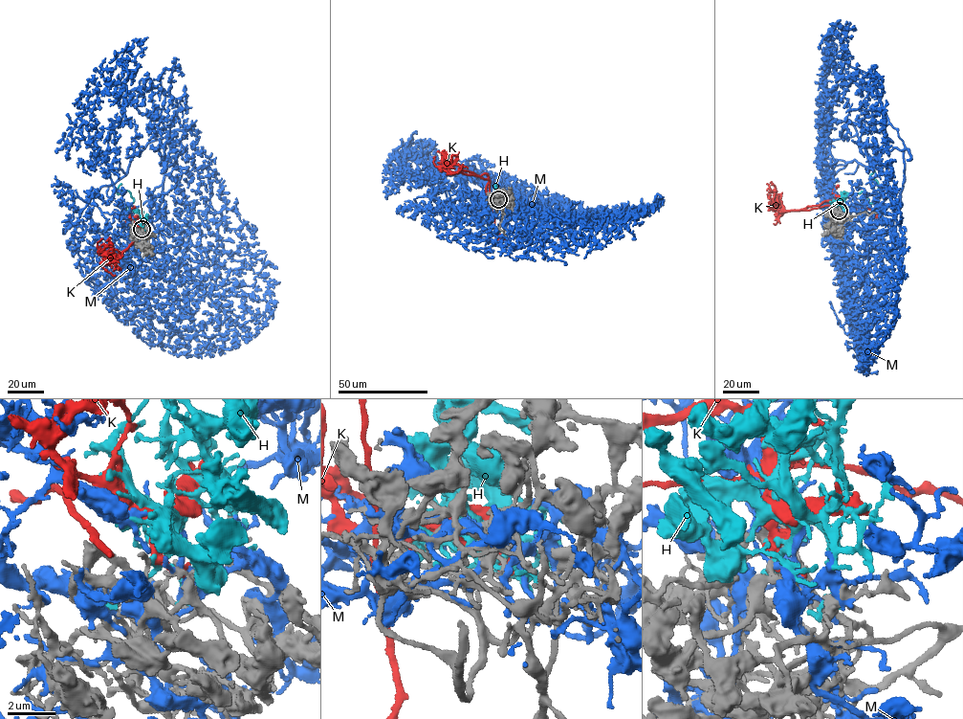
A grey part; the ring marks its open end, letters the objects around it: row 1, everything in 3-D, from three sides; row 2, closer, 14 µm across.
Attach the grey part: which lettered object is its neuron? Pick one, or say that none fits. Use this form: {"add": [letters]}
{"add": ["H"]}

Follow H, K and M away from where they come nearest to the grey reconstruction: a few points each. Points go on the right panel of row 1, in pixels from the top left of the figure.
H: (839, 211), (847, 193), (863, 191), (869, 203), (876, 200), (877, 181), (869, 178), (875, 171)
K: (839, 211), (836, 199), (804, 209), (845, 204), (873, 210), (876, 214)
M: (839, 212), (849, 254), (877, 254), (902, 205), (903, 151), (878, 148), (869, 167), (820, 161), (841, 244)

